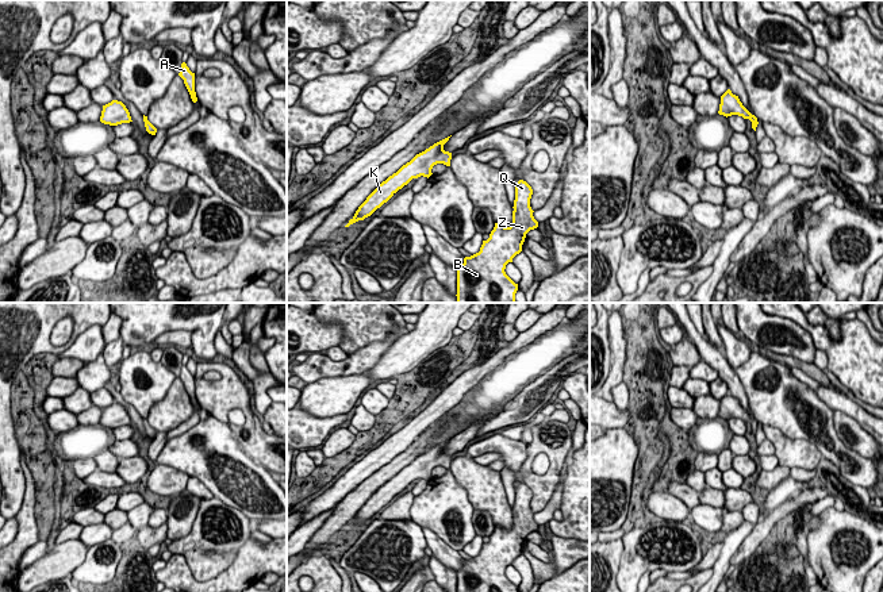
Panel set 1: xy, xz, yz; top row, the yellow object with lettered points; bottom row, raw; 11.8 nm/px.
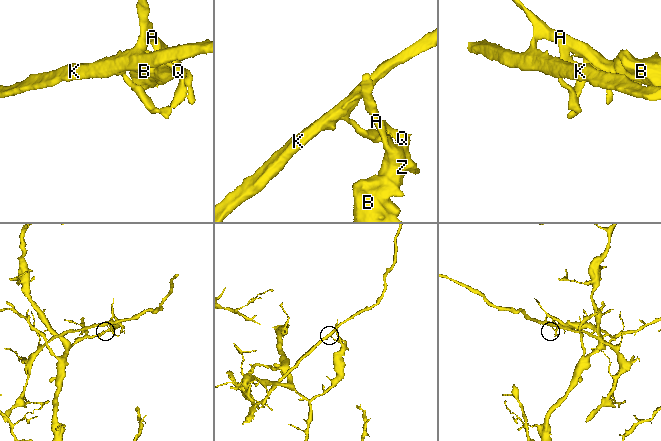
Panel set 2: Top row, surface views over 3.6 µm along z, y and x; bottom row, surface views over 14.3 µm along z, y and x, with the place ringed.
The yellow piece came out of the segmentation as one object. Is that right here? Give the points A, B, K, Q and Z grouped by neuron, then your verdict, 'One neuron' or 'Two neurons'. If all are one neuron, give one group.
Groups: A B Q Z / K. Two neurons

